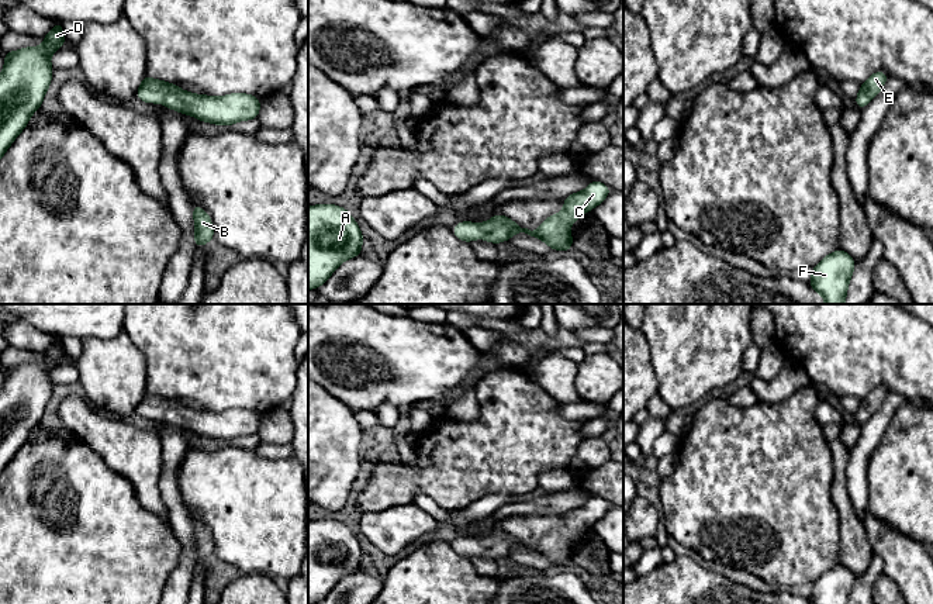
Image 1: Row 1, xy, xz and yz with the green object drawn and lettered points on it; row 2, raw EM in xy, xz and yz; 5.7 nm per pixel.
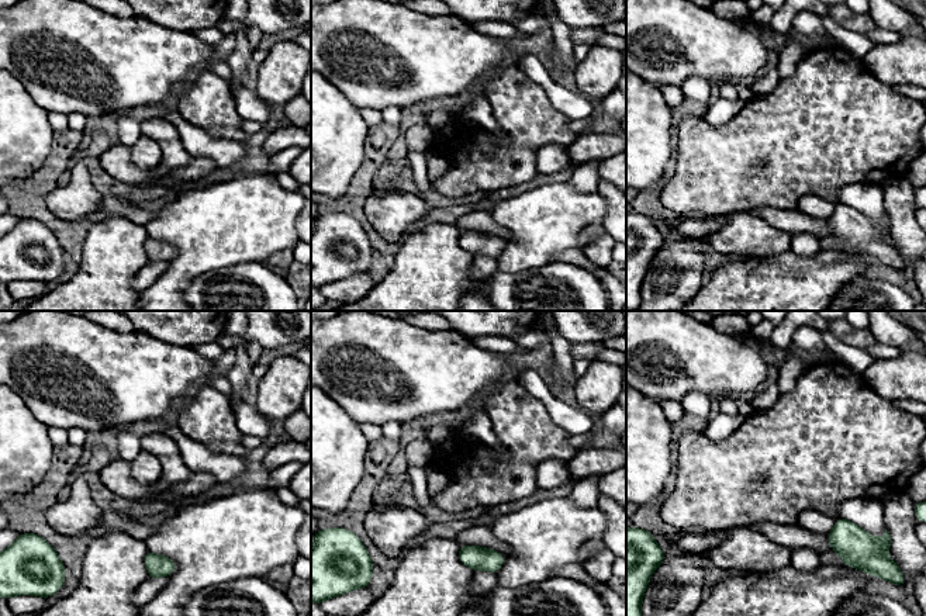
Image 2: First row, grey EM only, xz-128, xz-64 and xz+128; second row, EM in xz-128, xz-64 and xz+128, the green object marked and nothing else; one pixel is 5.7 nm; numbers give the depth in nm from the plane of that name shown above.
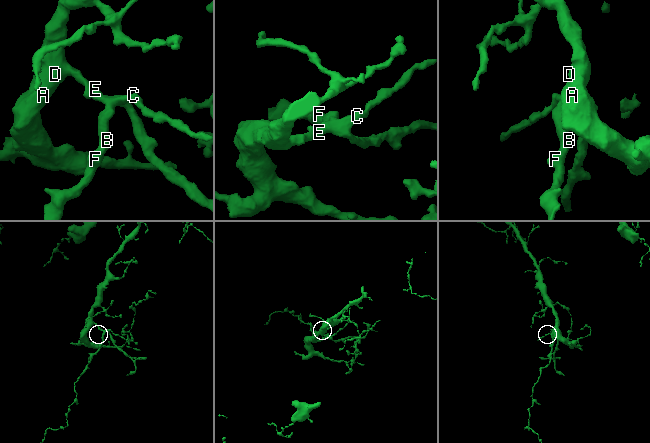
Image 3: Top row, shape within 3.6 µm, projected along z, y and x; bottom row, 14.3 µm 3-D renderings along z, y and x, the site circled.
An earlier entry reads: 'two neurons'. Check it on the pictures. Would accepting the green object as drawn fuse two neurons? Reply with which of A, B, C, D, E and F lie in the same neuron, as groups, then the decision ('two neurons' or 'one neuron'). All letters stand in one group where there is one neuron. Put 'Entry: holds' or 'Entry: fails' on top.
Entry: fails
A B C D E F; one neuron

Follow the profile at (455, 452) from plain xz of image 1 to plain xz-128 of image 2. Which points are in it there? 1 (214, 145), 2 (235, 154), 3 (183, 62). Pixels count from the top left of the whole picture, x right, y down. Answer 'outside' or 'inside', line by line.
1: outside
2: outside
3: outside

